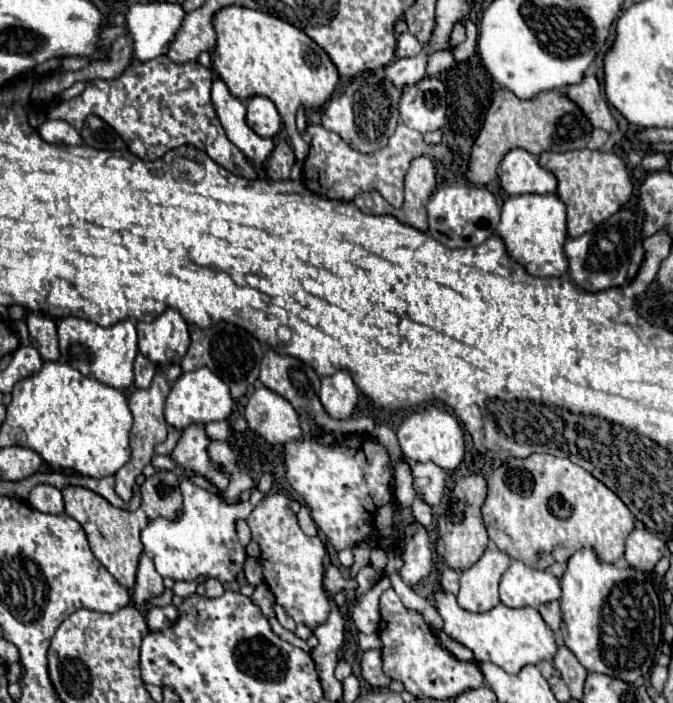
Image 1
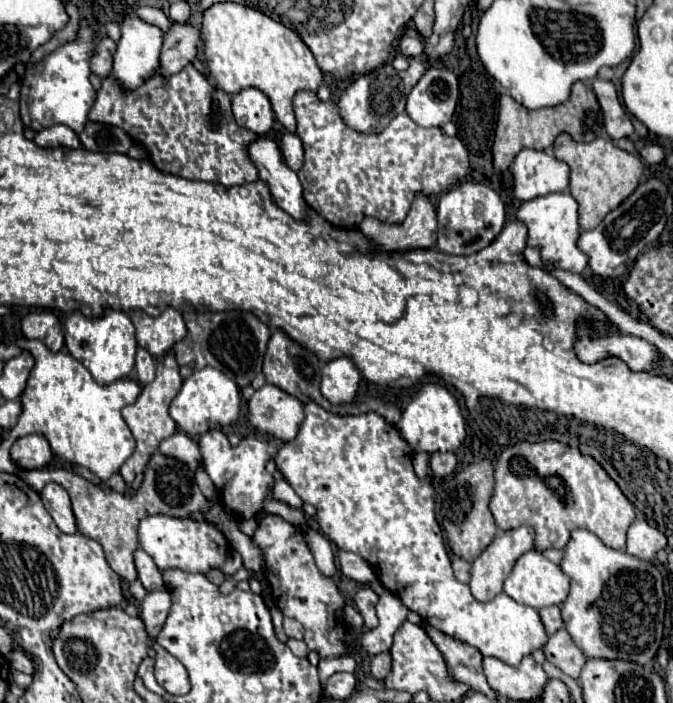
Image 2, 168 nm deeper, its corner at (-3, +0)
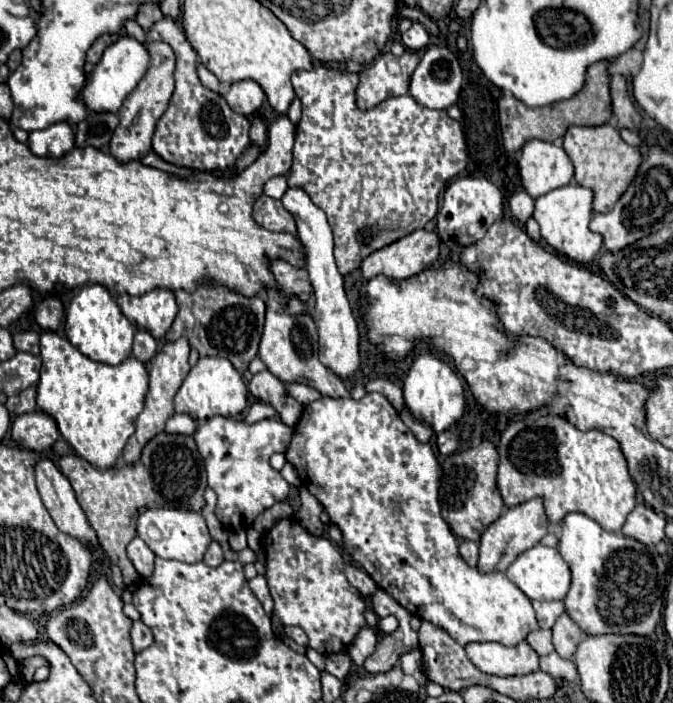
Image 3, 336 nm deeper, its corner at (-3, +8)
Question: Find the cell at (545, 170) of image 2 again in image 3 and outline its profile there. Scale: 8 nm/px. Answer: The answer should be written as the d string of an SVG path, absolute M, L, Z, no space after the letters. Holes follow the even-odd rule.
M531 139L521 149L519 171L525 191L541 197L553 189L565 187L573 179L573 163L565 149L555 143Z

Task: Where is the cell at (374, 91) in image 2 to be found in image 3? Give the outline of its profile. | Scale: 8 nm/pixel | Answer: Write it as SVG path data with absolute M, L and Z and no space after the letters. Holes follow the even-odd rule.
M407 49L397 59L399 71L395 75L391 75L387 71L387 65L391 59L393 59L391 53L383 53L381 57L377 57L377 61L373 61L369 67L365 67L361 71L361 83L357 87L359 109L371 109L377 103L385 101L387 97L407 93L409 79L411 79L411 75L419 63L419 55L415 51Z

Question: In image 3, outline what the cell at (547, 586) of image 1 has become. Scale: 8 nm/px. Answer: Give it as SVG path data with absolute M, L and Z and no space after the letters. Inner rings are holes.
M541 543L521 553L507 569L507 577L529 599L545 601L565 599L571 583L569 565L563 561L559 551Z

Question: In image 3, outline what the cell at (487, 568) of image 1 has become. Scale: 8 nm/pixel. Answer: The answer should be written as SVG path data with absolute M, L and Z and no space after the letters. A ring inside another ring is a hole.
M541 497L525 501L525 503L517 505L517 507L507 507L503 511L503 515L497 521L493 521L481 535L477 569L481 573L505 571L517 559L517 555L521 555L523 551L537 545L547 533L549 533L549 519L545 515L545 507L543 507Z

